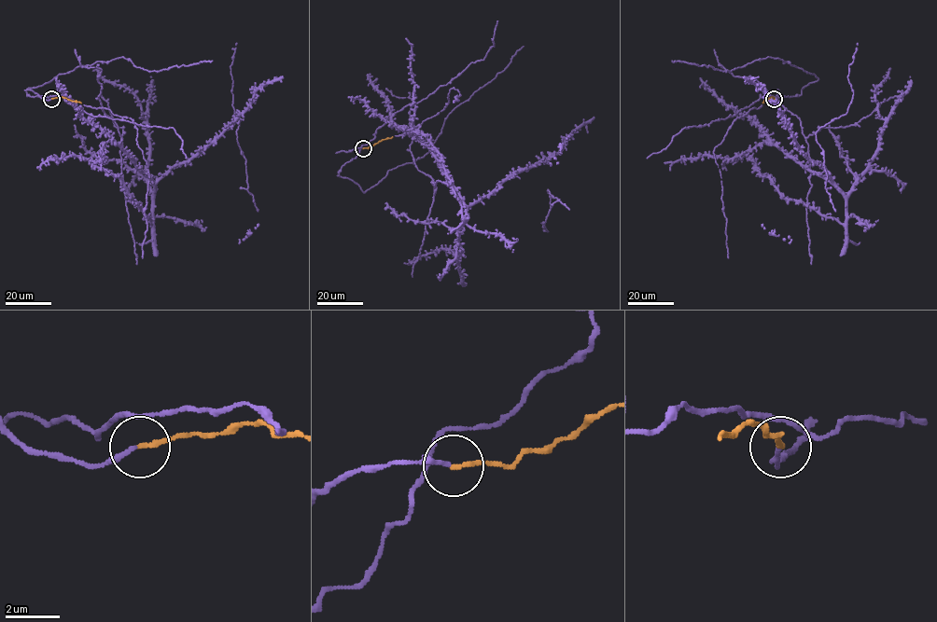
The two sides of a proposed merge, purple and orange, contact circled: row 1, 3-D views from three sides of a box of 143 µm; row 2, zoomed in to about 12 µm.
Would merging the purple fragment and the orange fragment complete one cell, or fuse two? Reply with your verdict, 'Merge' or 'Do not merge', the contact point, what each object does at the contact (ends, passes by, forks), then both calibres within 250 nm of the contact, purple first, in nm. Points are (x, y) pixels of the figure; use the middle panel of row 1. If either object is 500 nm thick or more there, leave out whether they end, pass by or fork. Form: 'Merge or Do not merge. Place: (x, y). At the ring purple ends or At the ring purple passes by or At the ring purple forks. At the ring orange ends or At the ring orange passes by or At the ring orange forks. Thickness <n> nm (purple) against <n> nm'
Merge. Place: (363, 148). At the ring purple passes by. At the ring orange ends. Thickness 120 nm (purple) against 170 nm

